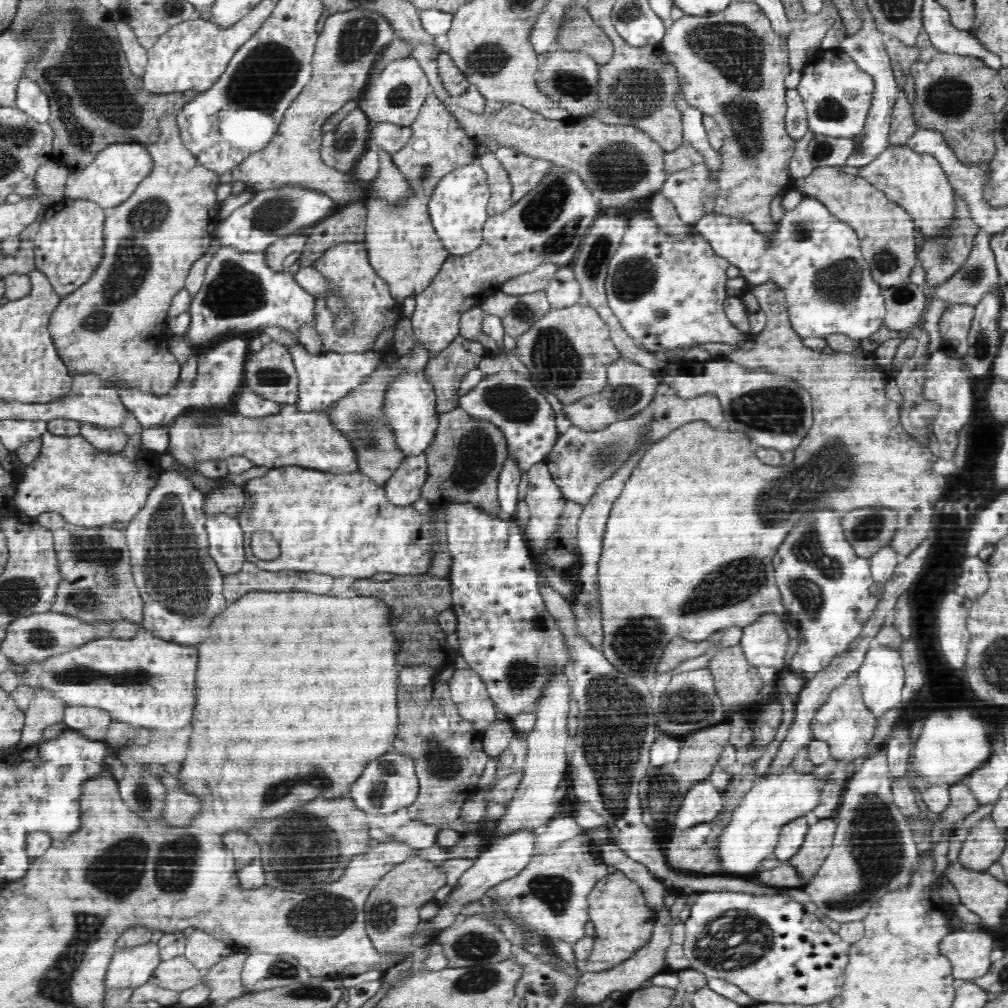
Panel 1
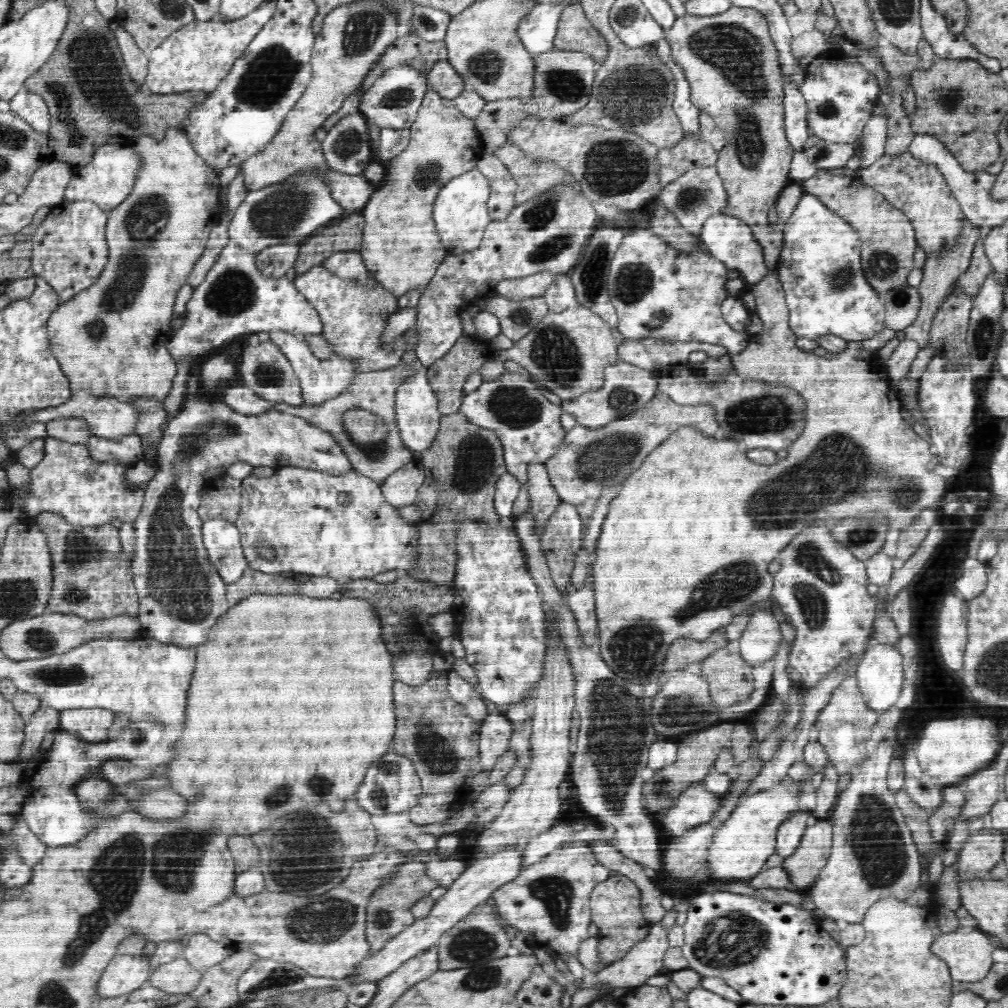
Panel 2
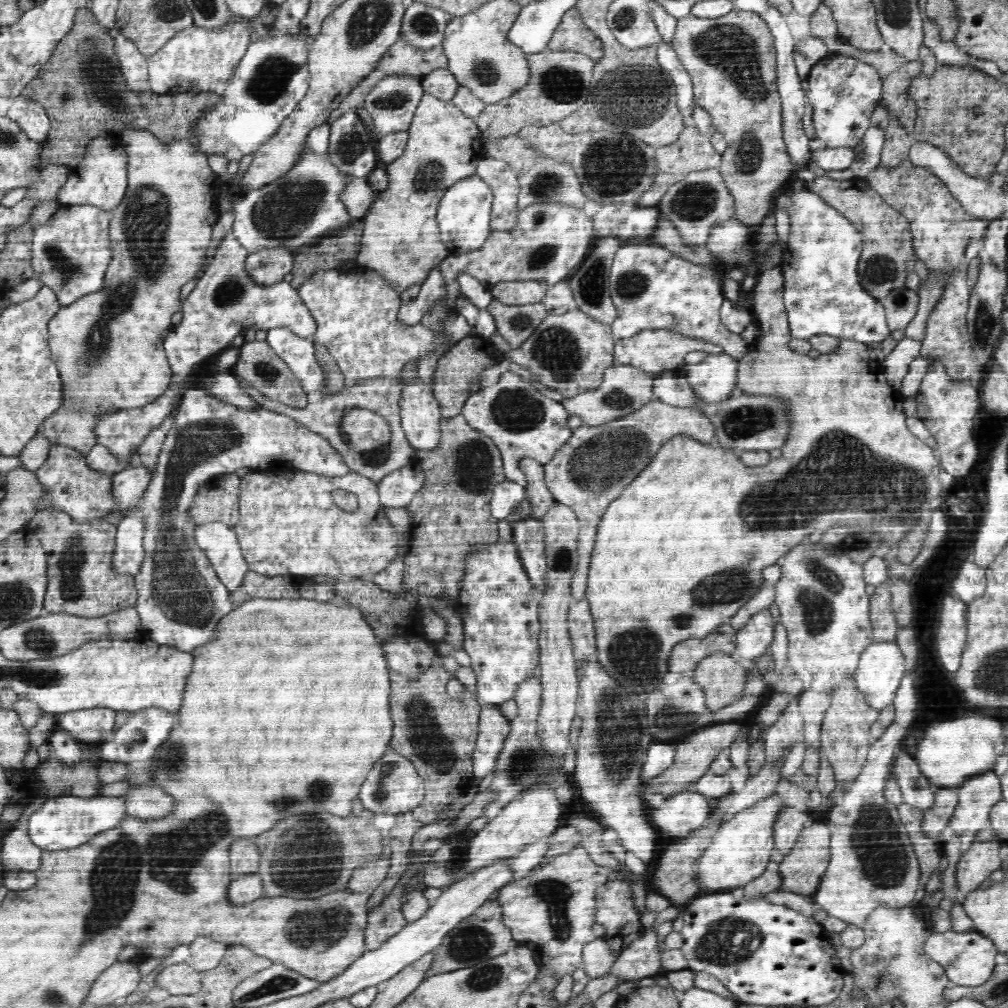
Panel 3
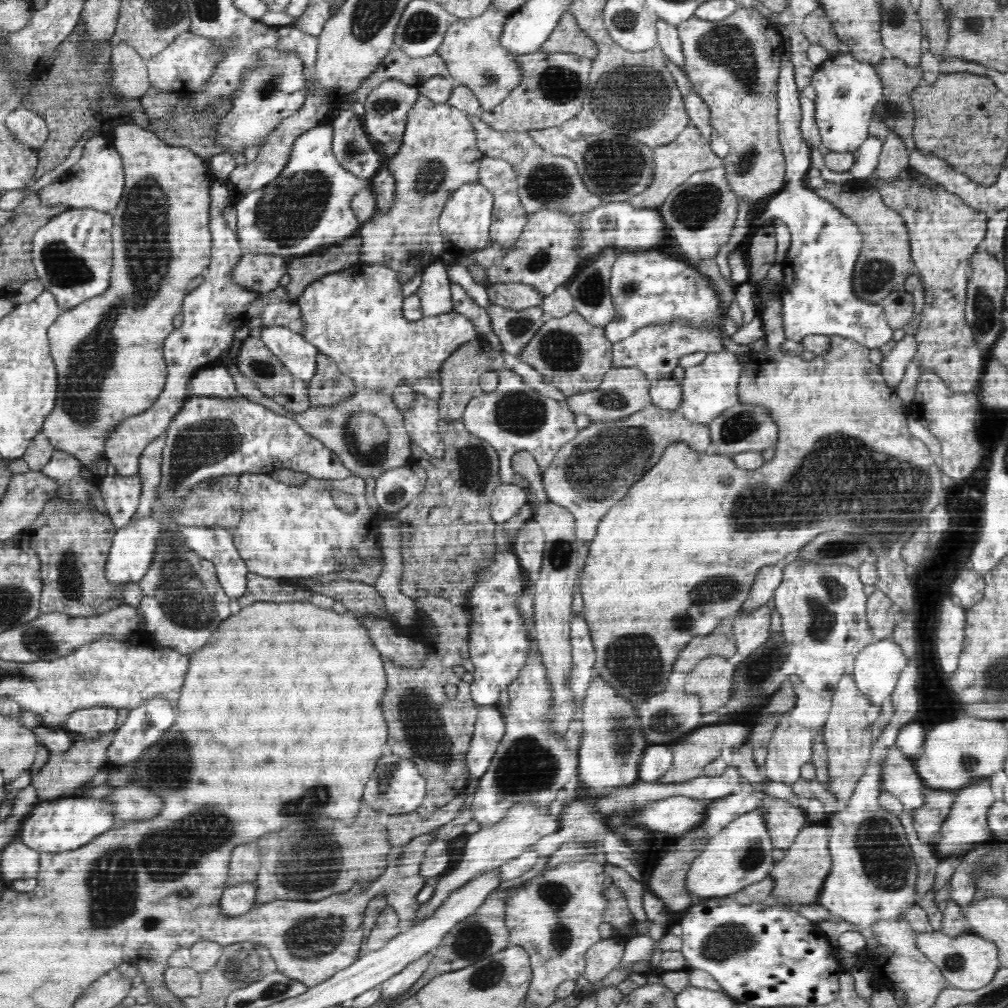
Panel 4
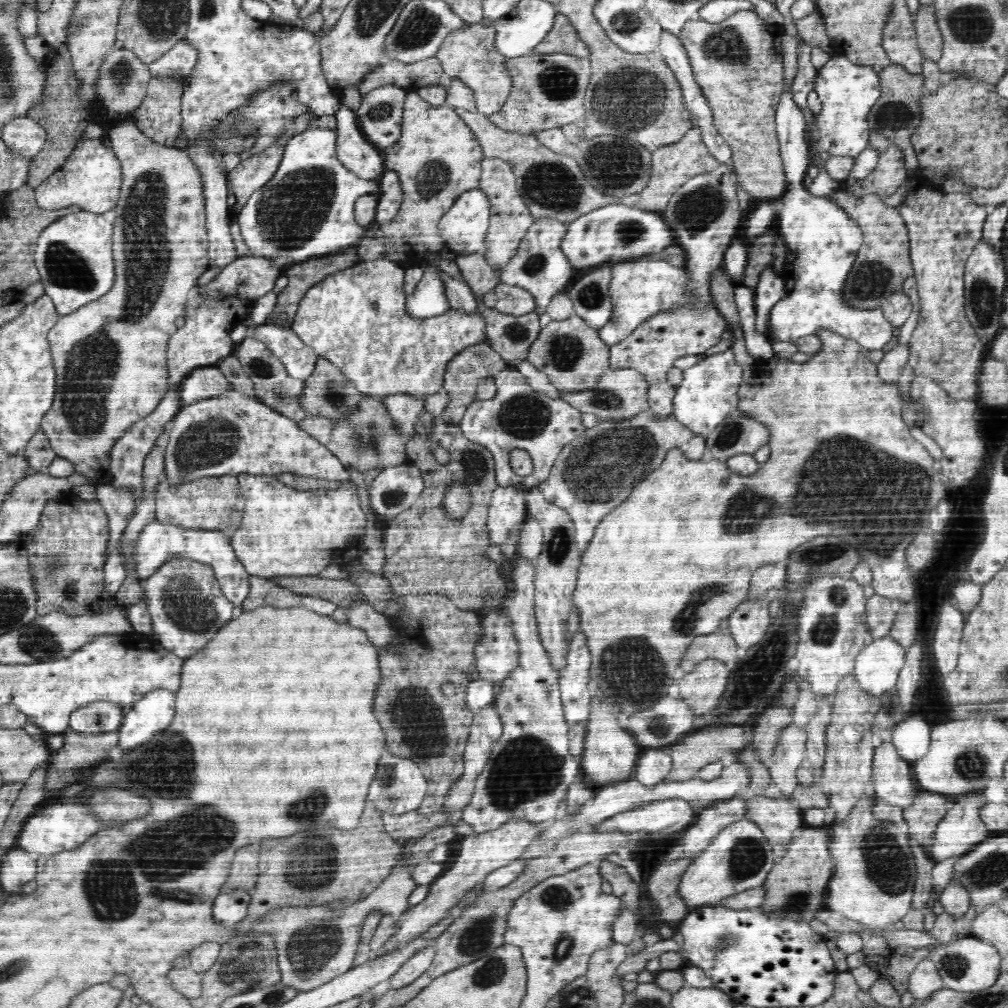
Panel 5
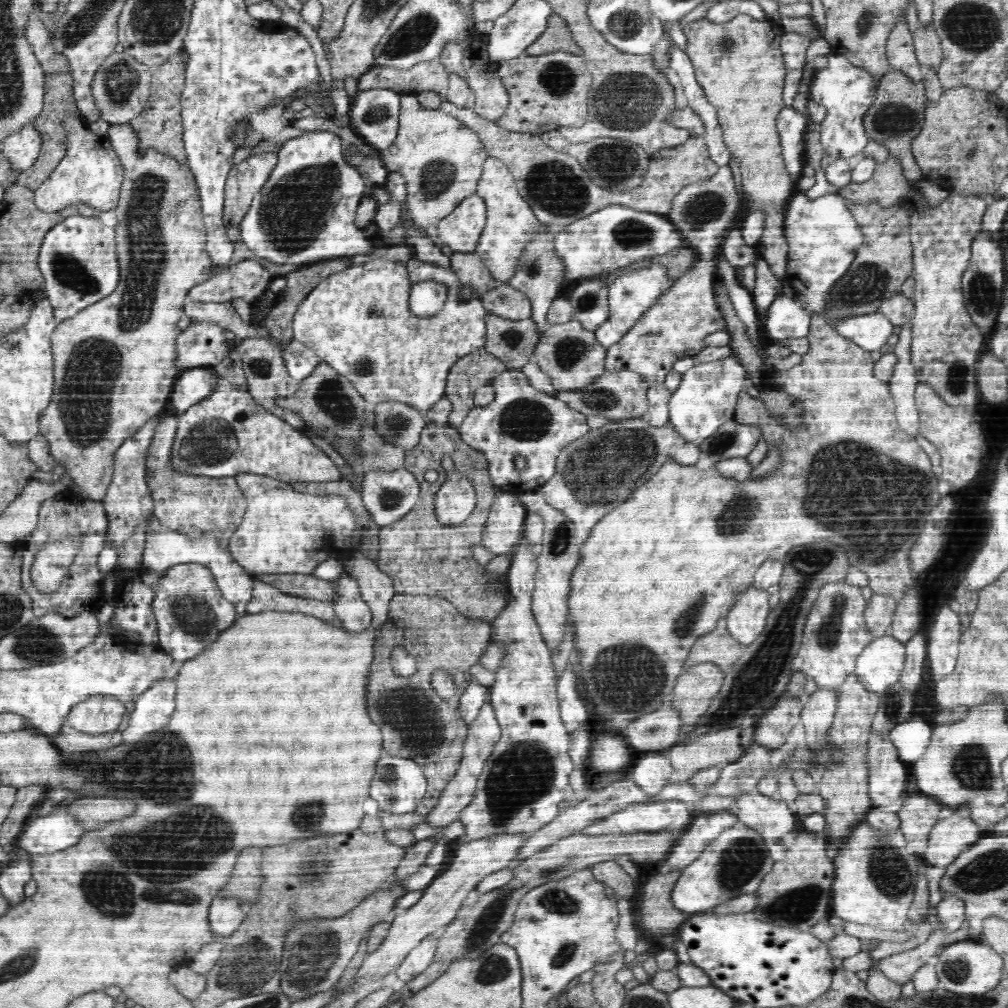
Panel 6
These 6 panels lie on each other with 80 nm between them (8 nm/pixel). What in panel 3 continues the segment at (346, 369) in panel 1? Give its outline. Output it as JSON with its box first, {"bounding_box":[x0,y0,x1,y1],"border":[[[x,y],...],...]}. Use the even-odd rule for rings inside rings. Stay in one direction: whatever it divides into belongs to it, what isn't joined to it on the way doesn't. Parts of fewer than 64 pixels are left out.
{"bounding_box":[266,328,329,396],"border":[[[278,328],[267,330],[266,342],[299,379],[306,396],[316,390],[321,393],[328,390],[329,368],[317,362],[312,338],[302,339],[290,329]]]}

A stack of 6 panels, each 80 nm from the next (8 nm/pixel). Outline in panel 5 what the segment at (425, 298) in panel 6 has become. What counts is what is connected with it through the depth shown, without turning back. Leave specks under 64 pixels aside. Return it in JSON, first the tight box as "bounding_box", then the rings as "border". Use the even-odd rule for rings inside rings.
{"bounding_box":[406,264,451,318],"border":[[[435,264],[426,267],[426,272],[418,286],[415,286],[415,291],[406,298],[406,313],[410,317],[430,318],[448,312],[451,306],[440,273]]]}

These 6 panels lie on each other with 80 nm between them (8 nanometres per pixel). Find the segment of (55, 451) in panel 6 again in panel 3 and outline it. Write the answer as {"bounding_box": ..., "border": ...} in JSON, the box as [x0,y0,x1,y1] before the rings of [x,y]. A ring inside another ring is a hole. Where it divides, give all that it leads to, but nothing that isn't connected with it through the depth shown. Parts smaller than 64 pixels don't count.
{"bounding_box":[40,128,224,457],"border":[[[135,128],[123,129],[121,136],[120,146],[128,155],[128,188],[122,202],[109,212],[112,258],[103,275],[103,286],[68,306],[61,306],[48,325],[49,350],[51,358],[58,362],[65,401],[55,414],[48,416],[40,434],[51,443],[76,448],[84,457],[98,442],[94,426],[100,414],[118,408],[147,406],[170,387],[173,368],[162,344],[174,326],[172,316],[181,311],[182,286],[194,279],[206,264],[212,227],[220,218],[218,194],[224,185],[220,176],[210,169],[207,155],[196,151],[189,140],[162,143],[152,132]]]}

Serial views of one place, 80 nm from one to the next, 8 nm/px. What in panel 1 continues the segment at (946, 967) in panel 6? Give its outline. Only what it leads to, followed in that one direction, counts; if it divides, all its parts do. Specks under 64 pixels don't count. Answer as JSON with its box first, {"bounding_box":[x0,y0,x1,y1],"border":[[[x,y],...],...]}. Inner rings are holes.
{"bounding_box":[939,928,997,983],"border":[[[958,928],[942,939],[939,951],[950,960],[953,977],[960,983],[984,976],[992,965],[990,952],[997,946],[997,938],[985,929]]]}

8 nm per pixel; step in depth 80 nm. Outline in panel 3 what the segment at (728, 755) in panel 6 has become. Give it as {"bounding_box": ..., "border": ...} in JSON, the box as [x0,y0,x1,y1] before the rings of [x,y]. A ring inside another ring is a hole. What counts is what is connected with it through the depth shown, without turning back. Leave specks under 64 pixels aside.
{"bounding_box":[648,724,740,798],"border":[[[720,724],[720,726],[710,726],[710,728],[702,728],[696,734],[692,734],[686,742],[680,742],[676,746],[676,756],[674,764],[670,768],[666,768],[660,776],[656,776],[656,780],[648,782],[648,788],[656,794],[662,794],[664,798],[671,797],[674,794],[686,790],[692,782],[696,782],[701,776],[709,772],[709,766],[714,762],[714,759],[722,752],[728,749],[729,746],[736,740],[736,736],[740,734],[740,726],[738,724]]]}

